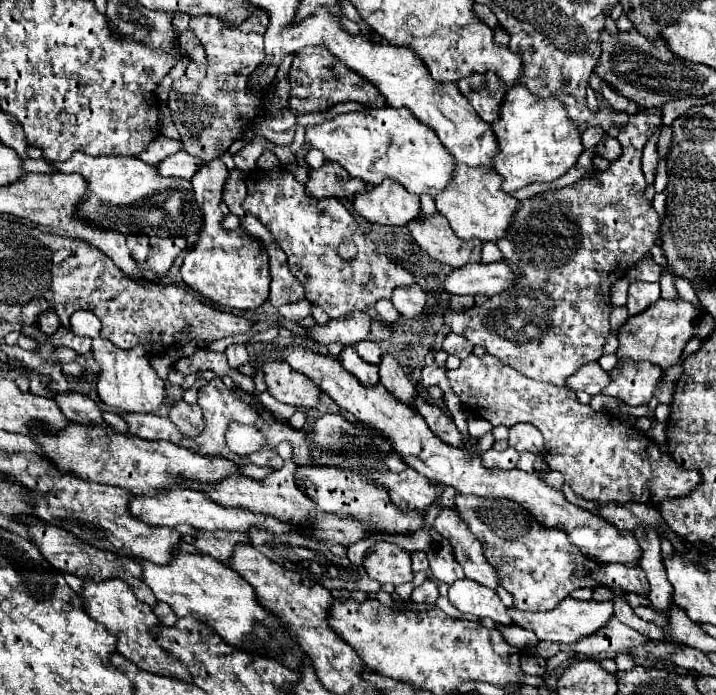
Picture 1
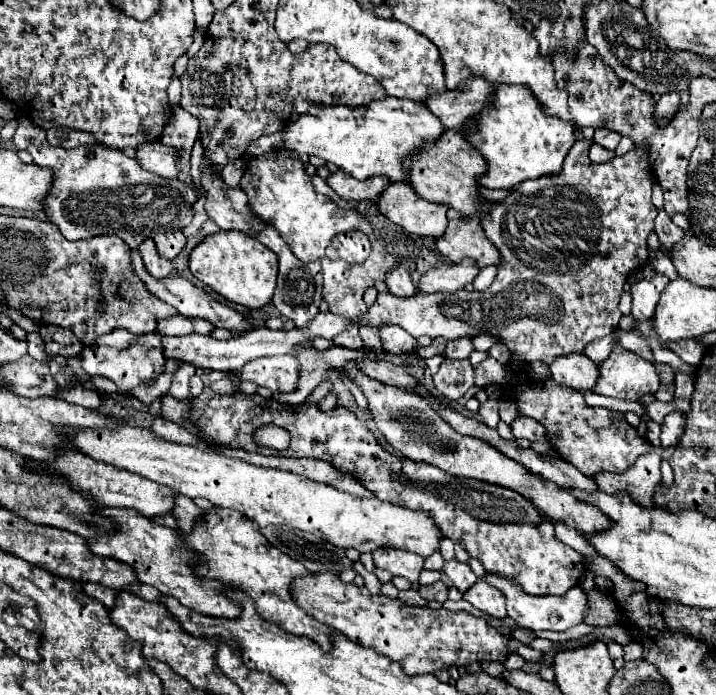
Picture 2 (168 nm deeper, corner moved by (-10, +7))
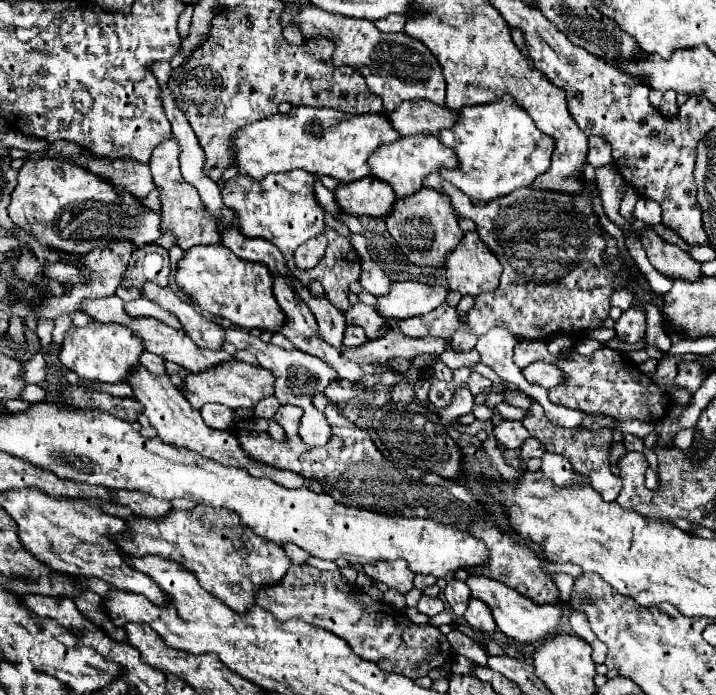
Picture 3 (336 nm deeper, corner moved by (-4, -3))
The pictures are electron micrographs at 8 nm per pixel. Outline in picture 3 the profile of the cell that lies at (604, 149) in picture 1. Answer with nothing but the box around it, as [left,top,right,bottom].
[587,137,611,167]

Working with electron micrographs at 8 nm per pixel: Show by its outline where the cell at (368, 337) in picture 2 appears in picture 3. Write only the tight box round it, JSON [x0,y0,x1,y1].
[343,325,367,347]

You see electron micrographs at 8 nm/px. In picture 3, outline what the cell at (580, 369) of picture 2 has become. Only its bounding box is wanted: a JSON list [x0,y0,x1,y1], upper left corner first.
[523,361,567,389]

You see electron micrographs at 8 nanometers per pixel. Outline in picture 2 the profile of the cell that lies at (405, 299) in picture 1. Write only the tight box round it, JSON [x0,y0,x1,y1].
[385,265,415,297]

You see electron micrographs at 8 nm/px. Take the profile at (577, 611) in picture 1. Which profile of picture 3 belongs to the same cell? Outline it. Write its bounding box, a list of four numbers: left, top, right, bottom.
[467,575,563,643]

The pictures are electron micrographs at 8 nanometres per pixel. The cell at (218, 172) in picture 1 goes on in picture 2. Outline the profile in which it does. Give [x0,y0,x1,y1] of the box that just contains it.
[189,231,277,309]

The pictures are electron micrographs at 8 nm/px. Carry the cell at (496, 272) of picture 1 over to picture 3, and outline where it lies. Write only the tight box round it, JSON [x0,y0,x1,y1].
[377,281,449,319]

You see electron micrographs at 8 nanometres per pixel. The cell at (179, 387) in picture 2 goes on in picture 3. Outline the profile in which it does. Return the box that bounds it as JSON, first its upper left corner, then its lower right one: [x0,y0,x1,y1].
[141,351,167,377]

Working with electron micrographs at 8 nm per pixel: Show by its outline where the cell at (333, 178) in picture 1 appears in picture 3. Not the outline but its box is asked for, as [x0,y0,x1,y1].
[335,175,395,217]

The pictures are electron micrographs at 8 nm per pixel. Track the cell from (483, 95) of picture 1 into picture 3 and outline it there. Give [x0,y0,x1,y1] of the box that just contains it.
[389,101,457,135]

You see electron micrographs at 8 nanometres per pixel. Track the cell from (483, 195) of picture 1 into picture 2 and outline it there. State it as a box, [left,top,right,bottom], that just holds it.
[409,129,487,217]

